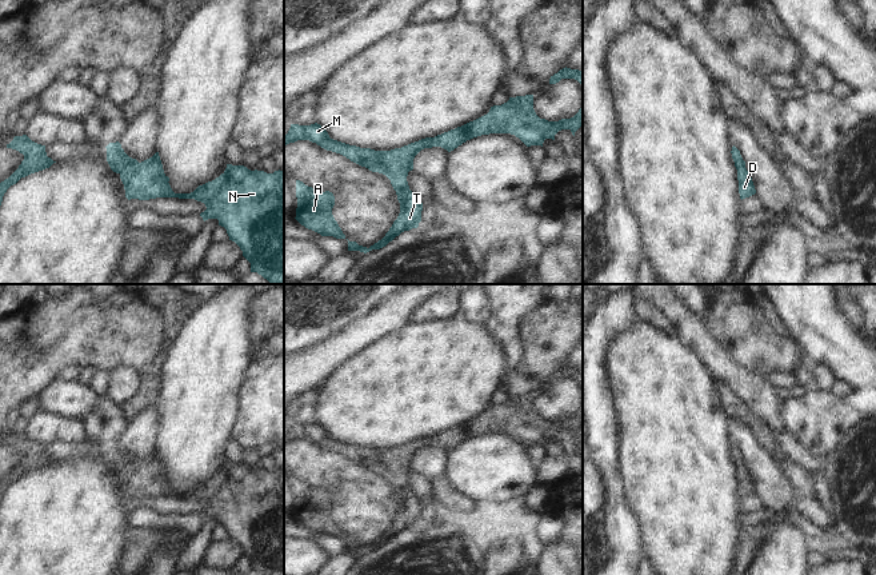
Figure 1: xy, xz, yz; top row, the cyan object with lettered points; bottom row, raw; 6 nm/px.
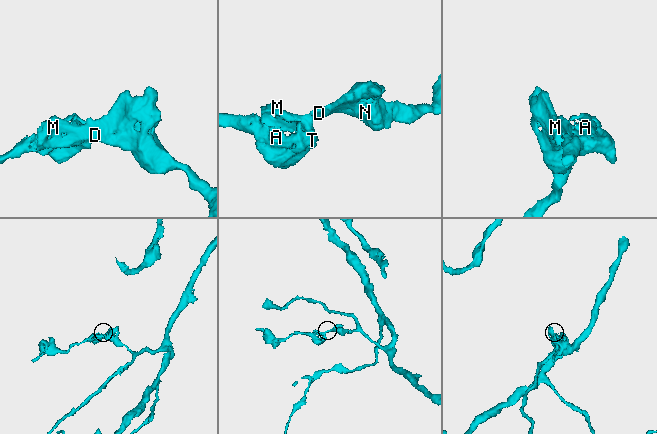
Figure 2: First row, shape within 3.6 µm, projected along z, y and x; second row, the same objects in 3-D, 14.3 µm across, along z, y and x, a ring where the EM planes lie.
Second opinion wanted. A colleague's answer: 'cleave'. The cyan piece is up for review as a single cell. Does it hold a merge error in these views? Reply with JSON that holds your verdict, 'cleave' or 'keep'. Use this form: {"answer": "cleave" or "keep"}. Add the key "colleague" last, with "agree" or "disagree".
{"answer": "keep", "colleague": "disagree"}

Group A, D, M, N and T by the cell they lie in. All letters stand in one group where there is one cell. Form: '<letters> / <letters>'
A D M N T

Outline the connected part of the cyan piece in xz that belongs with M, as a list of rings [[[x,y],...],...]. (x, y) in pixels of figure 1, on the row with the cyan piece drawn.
[[[525,95],[509,97],[507,103],[491,107],[487,115],[461,127],[391,151],[360,148],[333,140],[317,123],[311,125],[291,124],[288,133],[284,135],[284,145],[297,140],[309,140],[327,151],[345,156],[372,172],[383,173],[391,180],[400,203],[400,213],[389,231],[369,248],[348,240],[348,251],[367,253],[385,247],[401,232],[419,227],[423,203],[409,189],[407,176],[413,169],[413,159],[421,149],[441,147],[451,152],[467,140],[489,133],[511,133],[519,137],[527,147],[543,147],[545,139],[555,140],[555,135],[561,129],[569,129],[575,136],[575,132],[581,127],[581,121],[583,108],[571,119],[559,121],[540,119],[533,109],[533,95]]]

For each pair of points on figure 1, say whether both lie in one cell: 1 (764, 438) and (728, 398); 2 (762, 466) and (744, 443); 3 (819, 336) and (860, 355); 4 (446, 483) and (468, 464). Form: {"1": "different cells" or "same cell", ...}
{"1": "same cell", "2": "same cell", "3": "same cell", "4": "different cells"}

